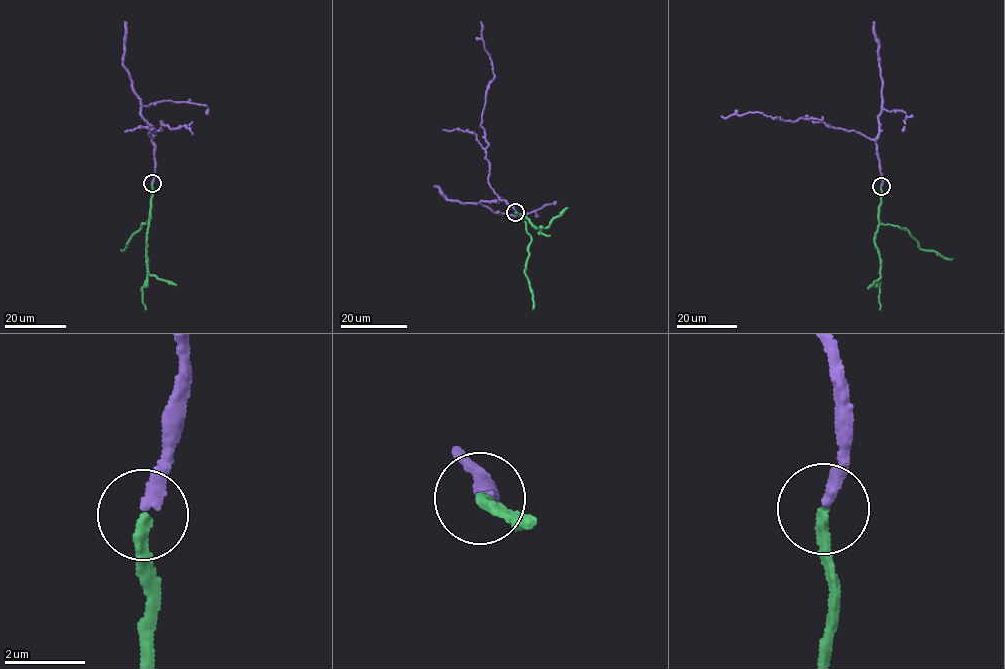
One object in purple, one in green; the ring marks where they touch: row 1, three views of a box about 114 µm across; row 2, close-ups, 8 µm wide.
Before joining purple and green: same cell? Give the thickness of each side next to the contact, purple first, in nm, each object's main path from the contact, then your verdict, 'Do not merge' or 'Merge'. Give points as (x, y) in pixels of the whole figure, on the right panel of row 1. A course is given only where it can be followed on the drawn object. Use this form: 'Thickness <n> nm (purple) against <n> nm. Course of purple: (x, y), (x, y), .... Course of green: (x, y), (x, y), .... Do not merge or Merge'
Thickness 280 nm (purple) against 260 nm. Course of purple: (881, 186), (874, 140), (854, 130), (830, 127), (816, 119), (786, 121), (761, 113), (720, 117). Course of green: (881, 186), (880, 224), (906, 229), (921, 248), (952, 258). Merge

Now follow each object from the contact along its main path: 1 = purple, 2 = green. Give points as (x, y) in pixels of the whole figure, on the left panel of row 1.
1: (152, 183), (154, 143), (148, 133), (160, 130), (163, 123), (174, 129), (192, 122), (189, 125), (192, 133)
2: (152, 183), (150, 220), (142, 223), (124, 250), (121, 249)

